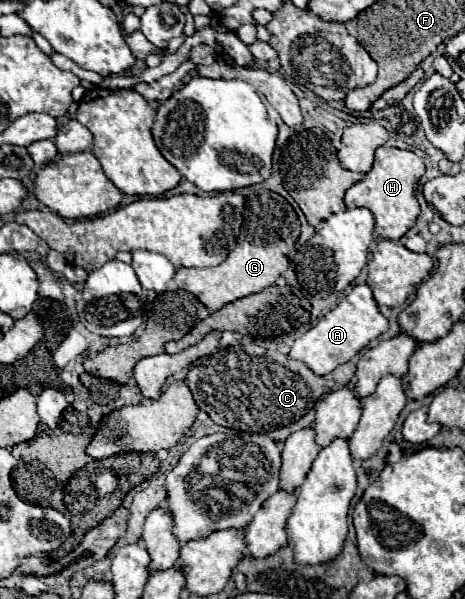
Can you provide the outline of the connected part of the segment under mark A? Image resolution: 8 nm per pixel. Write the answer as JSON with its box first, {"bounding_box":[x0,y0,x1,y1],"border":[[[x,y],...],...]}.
{"bounding_box":[290,283,388,375],"border":[[[366,283],[354,285],[336,309],[328,311],[312,329],[308,329],[302,337],[294,341],[290,357],[306,363],[316,375],[326,375],[334,371],[338,365],[350,361],[358,351],[362,351],[384,331],[388,331],[388,319],[378,311],[370,287]]]}

